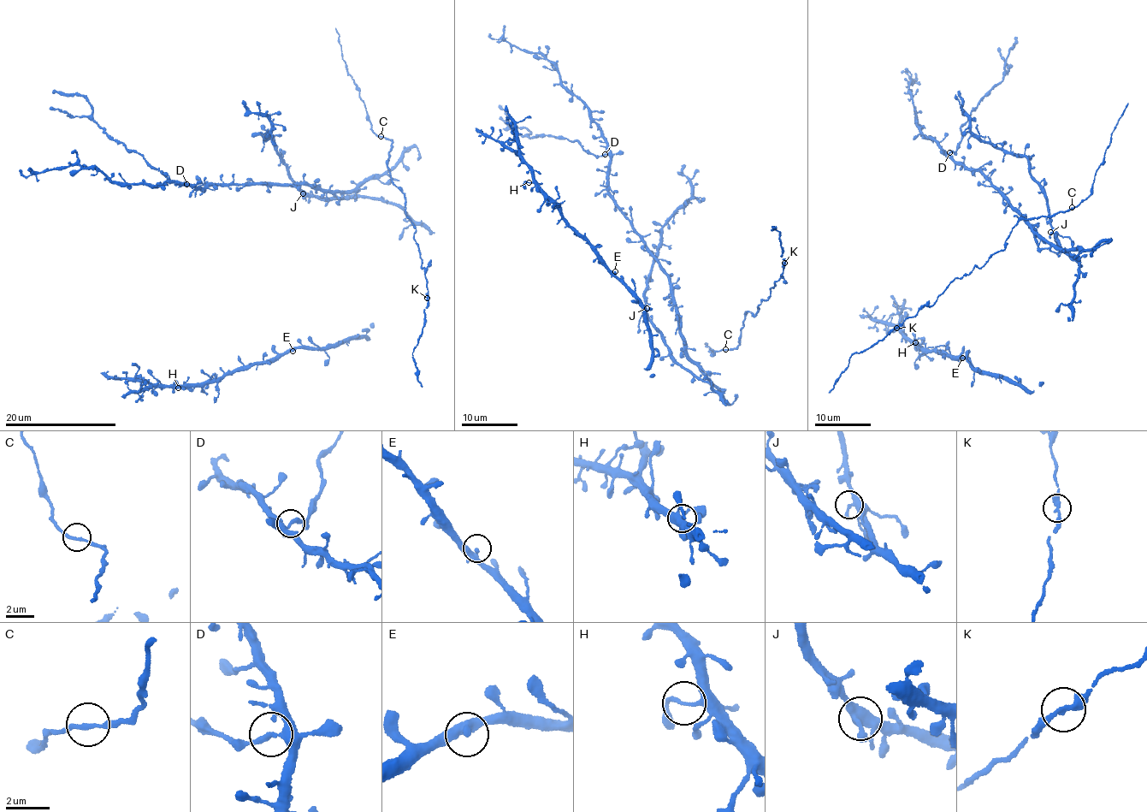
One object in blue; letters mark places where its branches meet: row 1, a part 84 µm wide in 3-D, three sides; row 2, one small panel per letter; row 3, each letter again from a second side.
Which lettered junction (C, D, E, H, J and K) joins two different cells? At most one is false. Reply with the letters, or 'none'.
D

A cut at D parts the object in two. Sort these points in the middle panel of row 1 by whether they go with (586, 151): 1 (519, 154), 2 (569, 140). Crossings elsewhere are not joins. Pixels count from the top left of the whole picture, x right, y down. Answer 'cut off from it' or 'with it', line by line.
1: cut off from it
2: with it

